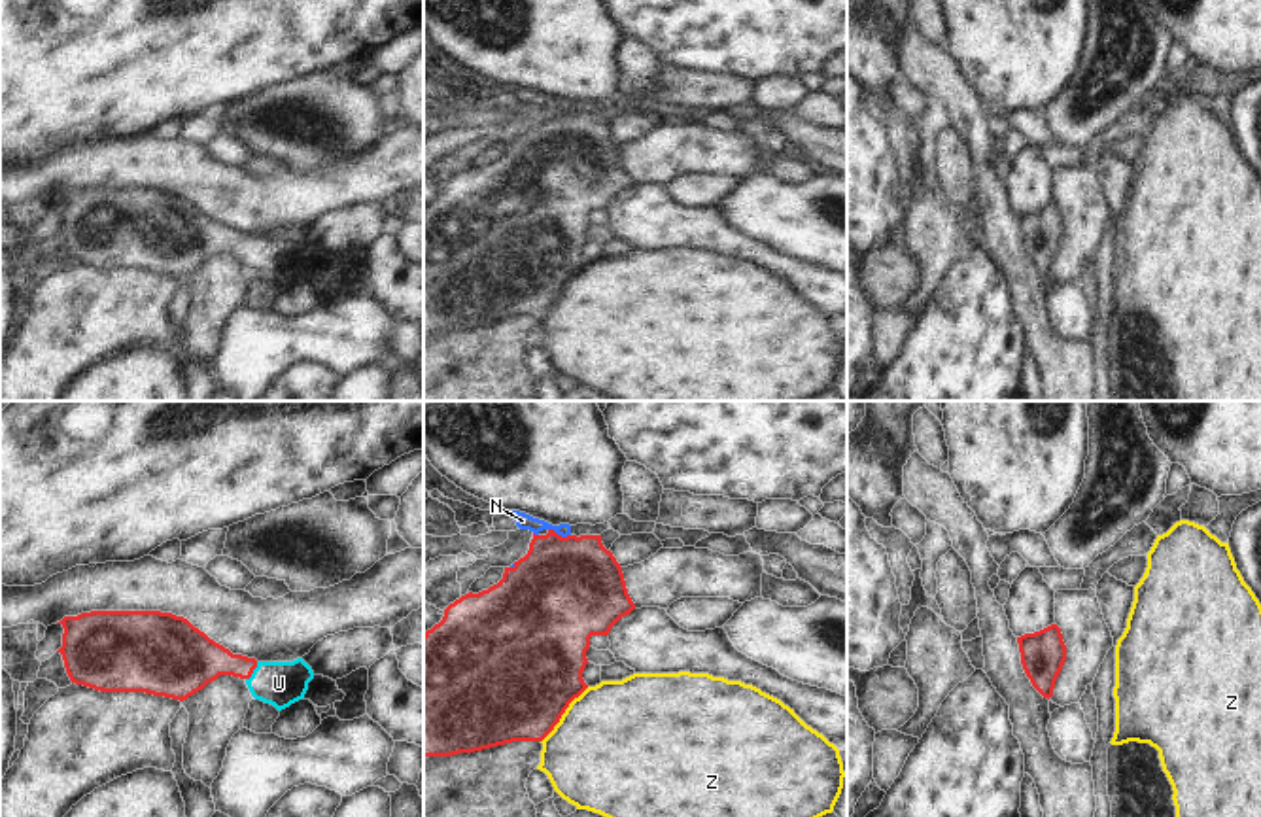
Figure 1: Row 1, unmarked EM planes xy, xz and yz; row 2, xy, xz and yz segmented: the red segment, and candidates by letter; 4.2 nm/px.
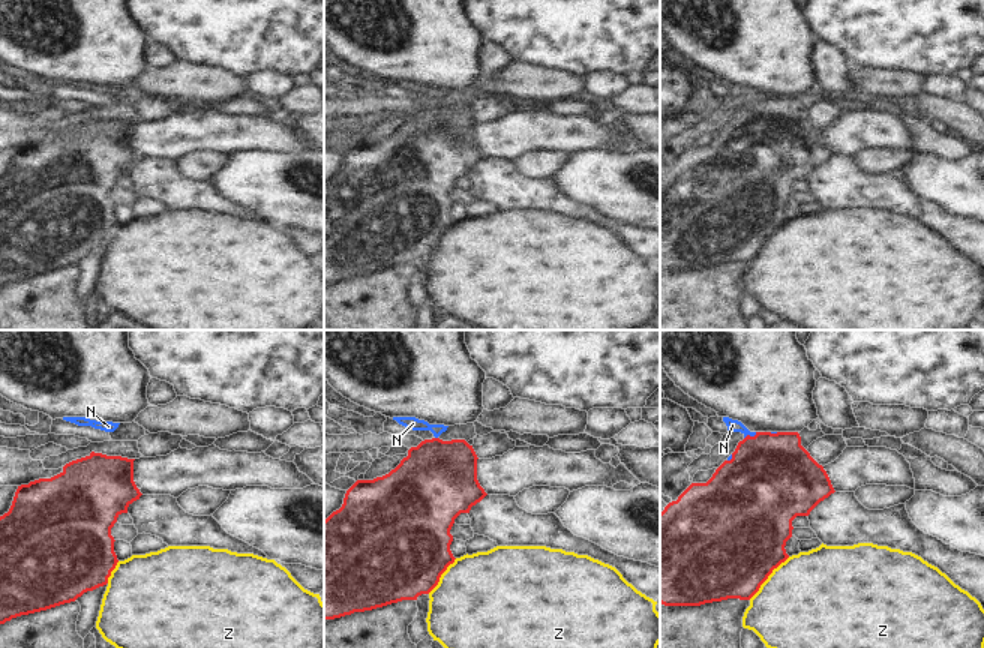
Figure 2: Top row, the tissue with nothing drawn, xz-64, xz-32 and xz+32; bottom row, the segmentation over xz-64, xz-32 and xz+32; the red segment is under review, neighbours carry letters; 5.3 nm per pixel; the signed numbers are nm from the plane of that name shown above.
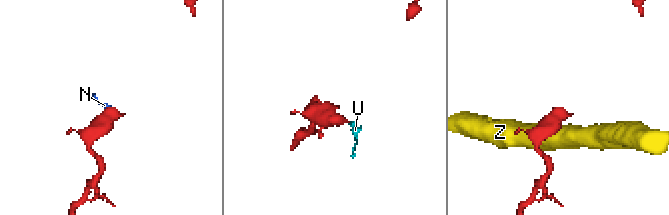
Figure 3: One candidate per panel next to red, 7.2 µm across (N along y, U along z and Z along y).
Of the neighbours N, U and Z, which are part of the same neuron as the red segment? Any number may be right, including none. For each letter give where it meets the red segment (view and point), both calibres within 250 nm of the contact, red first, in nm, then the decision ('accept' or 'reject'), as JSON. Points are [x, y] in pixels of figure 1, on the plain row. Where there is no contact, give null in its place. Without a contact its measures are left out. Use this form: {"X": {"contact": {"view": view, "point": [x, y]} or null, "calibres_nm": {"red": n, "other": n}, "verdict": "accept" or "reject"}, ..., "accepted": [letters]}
{"N": {"contact": {"view": "xz", "point": [560, 112]}, "calibres_nm": {"red": 460, "other": 70}, "verdict": "accept"}, "U": {"contact": {"view": "xy", "point": [252, 248]}, "calibres_nm": {"red": 220, "other": 190}, "verdict": "accept"}, "Z": {"contact": {"view": "xz", "point": [564, 288]}, "calibres_nm": {"red": 500, "other": 500}, "verdict": "reject"}, "accepted": ["N", "U"]}

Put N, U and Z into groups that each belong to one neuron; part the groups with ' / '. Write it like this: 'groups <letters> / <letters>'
groups N U / Z

